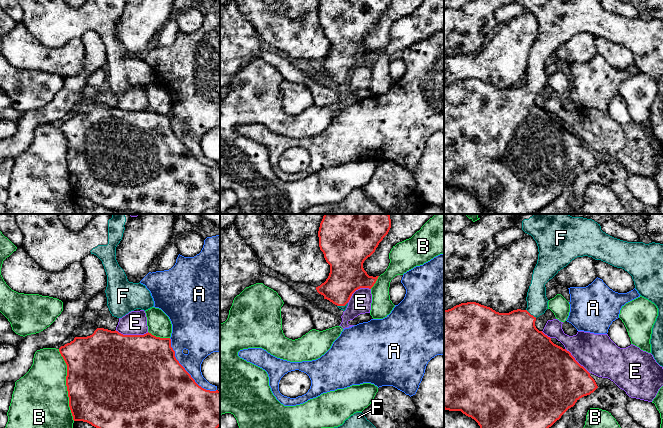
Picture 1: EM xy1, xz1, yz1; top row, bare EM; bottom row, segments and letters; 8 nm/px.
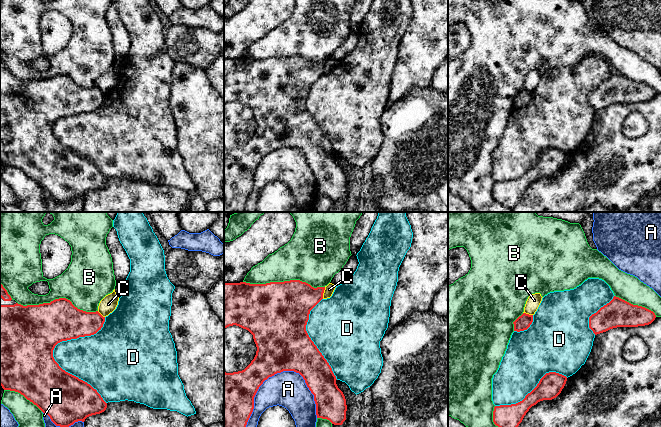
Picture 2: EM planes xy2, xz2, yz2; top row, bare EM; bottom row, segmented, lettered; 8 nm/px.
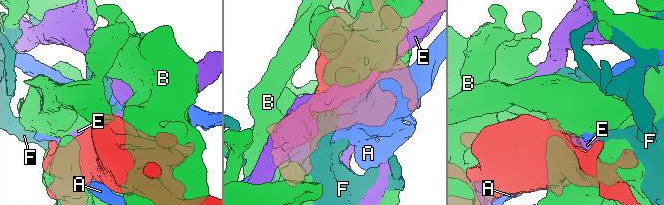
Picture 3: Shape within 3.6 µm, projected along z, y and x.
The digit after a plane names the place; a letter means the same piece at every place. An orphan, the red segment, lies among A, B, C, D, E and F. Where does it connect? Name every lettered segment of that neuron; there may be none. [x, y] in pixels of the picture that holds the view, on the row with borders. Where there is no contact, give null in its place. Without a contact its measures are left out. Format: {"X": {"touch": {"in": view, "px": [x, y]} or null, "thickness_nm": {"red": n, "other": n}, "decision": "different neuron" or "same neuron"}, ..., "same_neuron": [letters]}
{"A": {"touch": {"in": "xz2", "px": [262, 383]}, "thickness_nm": {"red": 340, "other": 300}, "decision": "different neuron"}, "B": {"touch": {"in": "xy2", "px": [57, 299]}, "thickness_nm": {"red": 360, "other": 360}, "decision": "different neuron"}, "C": {"touch": {"in": "xz2", "px": [322, 293]}, "thickness_nm": {"red": 320, "other": 80}, "decision": "different neuron"}, "D": {"touch": {"in": "xy2", "px": [52, 353]}, "thickness_nm": {"red": 500, "other": 320}, "decision": "different neuron"}, "E": {"touch": {"in": "xy1", "px": [132, 335]}, "thickness_nm": {"red": 500, "other": 190}, "decision": "different neuron"}, "F": {"touch": {"in": "yz1", "px": [530, 314]}, "thickness_nm": {"red": 420, "other": 180}, "decision": "same neuron"}, "same_neuron": ["F"]}

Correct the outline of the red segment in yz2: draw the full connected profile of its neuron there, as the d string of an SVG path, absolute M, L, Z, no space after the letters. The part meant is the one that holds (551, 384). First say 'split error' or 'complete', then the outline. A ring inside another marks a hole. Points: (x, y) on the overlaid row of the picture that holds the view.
complete; M546 373L537 386L525 398L511 405L495 406L493 422L498 427L518 427L529 409L543 400L556 398L564 388L567 377L556 373Z

